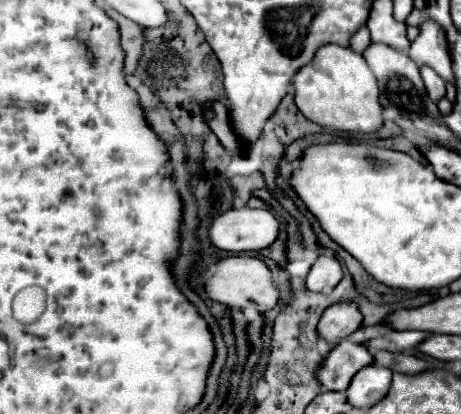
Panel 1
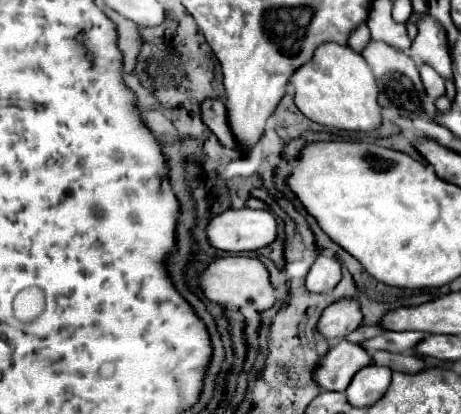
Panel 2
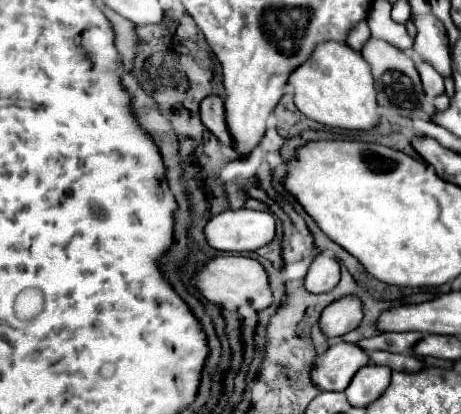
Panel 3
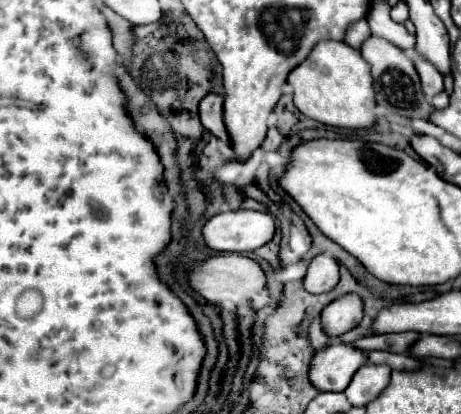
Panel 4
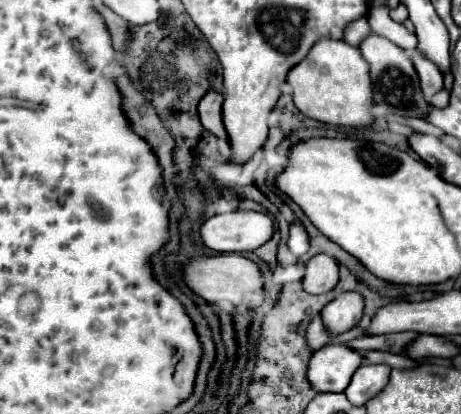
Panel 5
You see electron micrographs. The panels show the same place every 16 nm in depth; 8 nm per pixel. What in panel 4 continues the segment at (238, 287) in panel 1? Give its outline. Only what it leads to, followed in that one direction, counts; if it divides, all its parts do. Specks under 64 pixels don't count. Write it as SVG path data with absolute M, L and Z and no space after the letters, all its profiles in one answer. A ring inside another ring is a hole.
M214 256L208 258L206 262L194 266L192 274L190 274L190 284L196 292L200 292L208 302L212 304L220 304L220 302L234 302L236 306L240 304L248 304L252 308L264 308L270 302L270 290L266 284L266 274L262 270L262 266L252 260L252 258L244 258L244 256Z

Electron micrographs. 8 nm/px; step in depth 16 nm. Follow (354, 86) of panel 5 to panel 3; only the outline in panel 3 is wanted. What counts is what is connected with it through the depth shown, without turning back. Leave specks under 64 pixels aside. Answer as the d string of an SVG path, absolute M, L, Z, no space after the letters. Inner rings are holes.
M324 42L312 52L312 60L304 62L290 76L294 86L294 104L310 120L328 128L342 130L374 130L380 124L374 76L360 52L348 44Z

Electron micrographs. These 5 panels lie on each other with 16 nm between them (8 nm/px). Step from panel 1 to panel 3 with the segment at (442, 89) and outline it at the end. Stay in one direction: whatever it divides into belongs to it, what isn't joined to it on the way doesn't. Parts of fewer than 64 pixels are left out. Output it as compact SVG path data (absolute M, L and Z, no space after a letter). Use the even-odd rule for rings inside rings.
M418 62L418 72L420 72L420 78L422 78L422 84L424 84L424 92L426 96L430 98L436 98L440 94L444 94L444 78L430 66L430 64L424 64L424 62Z

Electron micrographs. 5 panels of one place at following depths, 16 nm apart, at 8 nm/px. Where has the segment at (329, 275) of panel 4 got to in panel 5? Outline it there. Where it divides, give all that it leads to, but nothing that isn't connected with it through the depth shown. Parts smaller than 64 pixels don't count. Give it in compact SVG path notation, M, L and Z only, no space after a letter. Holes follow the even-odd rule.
M328 254L314 256L304 274L304 290L308 294L330 292L338 284L338 262Z

